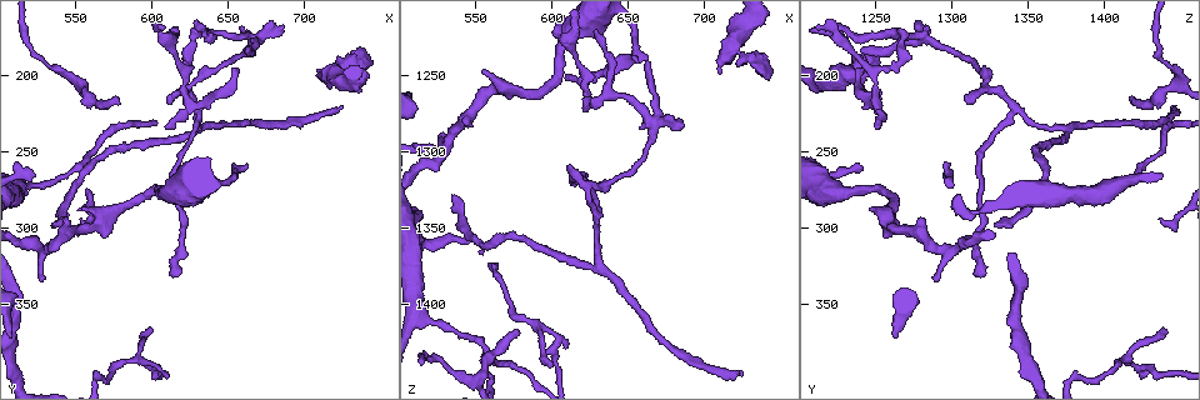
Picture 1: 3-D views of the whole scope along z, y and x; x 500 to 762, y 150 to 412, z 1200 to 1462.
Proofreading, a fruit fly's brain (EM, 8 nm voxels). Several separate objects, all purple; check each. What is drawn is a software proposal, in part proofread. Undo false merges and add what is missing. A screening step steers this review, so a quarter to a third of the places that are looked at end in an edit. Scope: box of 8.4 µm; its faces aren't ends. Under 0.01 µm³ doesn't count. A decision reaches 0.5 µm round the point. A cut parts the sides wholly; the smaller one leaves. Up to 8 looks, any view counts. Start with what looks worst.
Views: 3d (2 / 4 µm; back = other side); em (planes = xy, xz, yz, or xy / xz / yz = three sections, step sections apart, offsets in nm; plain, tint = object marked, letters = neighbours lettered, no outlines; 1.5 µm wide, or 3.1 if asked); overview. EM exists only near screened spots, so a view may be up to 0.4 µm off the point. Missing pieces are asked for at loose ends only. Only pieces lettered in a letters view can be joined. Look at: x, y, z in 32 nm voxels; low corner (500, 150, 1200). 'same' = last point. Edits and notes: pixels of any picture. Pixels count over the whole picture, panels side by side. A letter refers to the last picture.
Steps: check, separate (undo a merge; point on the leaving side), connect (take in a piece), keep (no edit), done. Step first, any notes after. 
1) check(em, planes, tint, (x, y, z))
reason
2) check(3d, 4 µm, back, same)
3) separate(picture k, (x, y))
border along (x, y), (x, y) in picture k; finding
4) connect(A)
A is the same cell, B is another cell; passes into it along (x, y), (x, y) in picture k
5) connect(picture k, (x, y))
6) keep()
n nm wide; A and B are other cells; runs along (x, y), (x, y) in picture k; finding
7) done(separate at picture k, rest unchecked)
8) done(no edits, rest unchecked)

check(3d, 2 µm, (722, 218, 1446))
tapers out

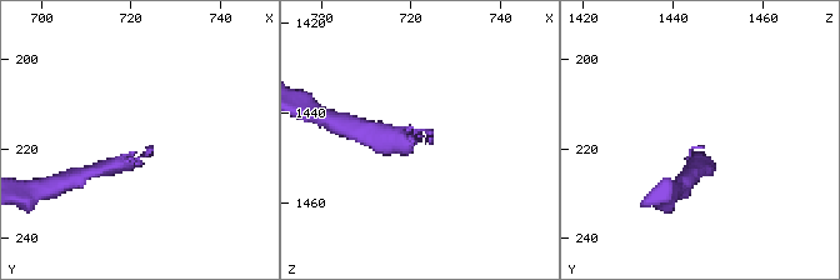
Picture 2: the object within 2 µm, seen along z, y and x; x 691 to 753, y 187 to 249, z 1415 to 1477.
check(em, planes, letters, (724, 220, 1447))
now the EM

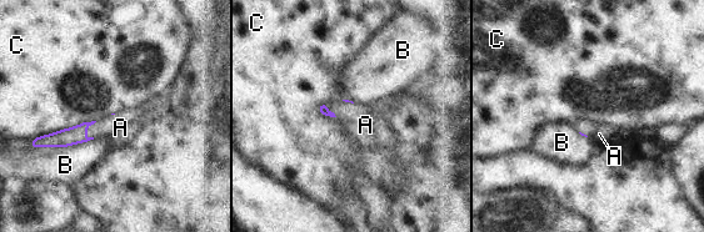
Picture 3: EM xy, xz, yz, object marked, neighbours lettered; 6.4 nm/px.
connect(A)
A is the same cell, B and C are other cells; passes into it along (75, 135), (88, 127), (120, 127) in picture 3; it goes on there

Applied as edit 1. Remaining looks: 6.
check(3d, 2 µm, (626, 206, 1320))
abrupt turn

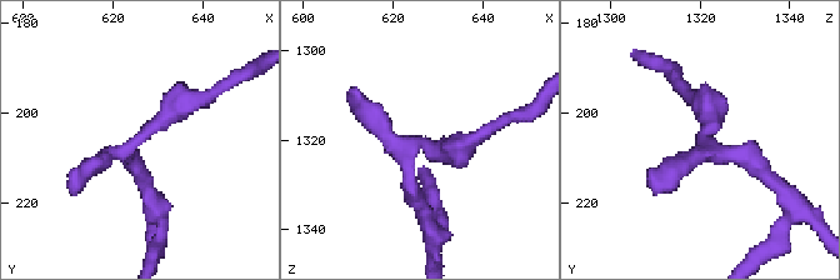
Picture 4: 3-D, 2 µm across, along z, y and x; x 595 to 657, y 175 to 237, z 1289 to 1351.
check(em, planes, letters, (625, 206, 1321))

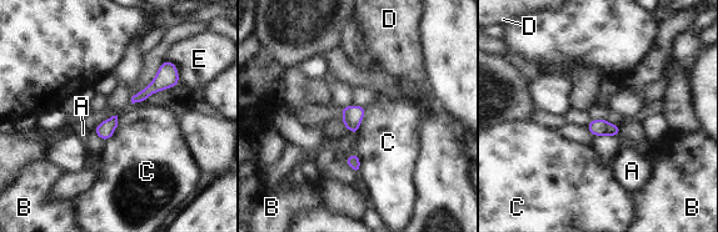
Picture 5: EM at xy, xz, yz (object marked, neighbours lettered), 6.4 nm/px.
keep()
100 nm wide; A, B, C, D and E are other cells; border along (118, 115), (118, 126), (105, 141) in picture 5; continuous, no second neuron

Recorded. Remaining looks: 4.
done(connect at picture 3, rest unchecked)

